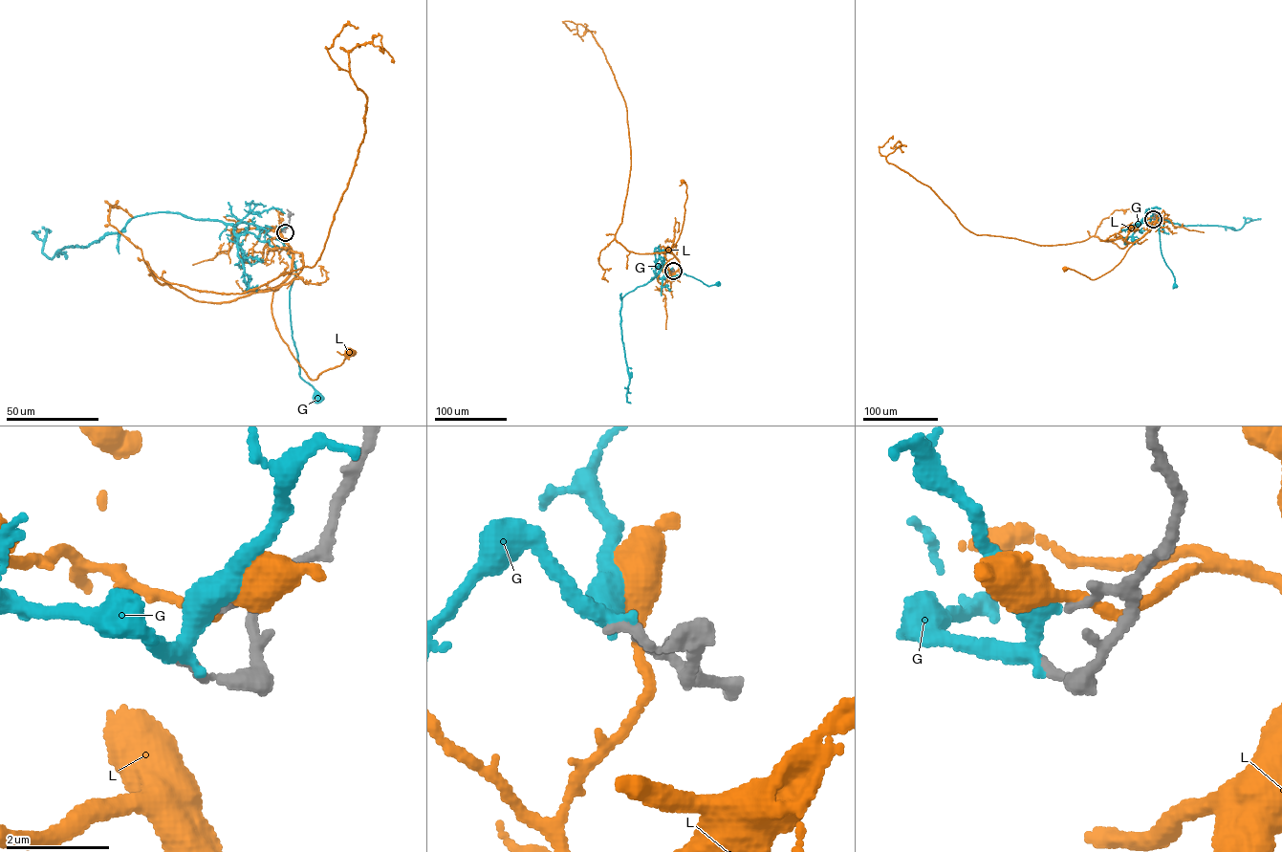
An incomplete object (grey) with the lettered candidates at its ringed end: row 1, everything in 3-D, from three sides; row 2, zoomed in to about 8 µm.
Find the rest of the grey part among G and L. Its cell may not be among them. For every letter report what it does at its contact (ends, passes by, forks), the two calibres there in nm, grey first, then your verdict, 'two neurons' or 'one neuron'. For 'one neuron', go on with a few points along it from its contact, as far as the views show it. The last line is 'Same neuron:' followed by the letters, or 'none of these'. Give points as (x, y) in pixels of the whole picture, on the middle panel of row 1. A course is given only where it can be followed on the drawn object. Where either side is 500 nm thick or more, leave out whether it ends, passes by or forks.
G: it passes by; calibres 180 and 280 nm; two neurons
L: it passes by; calibres 200 and 280 nm; two neurons
Same neuron: none of these

